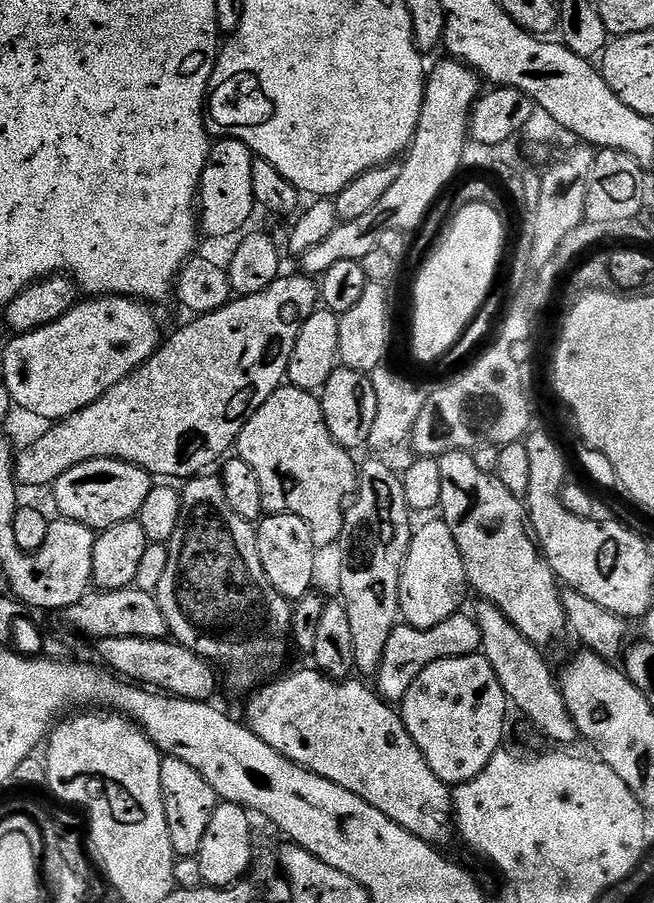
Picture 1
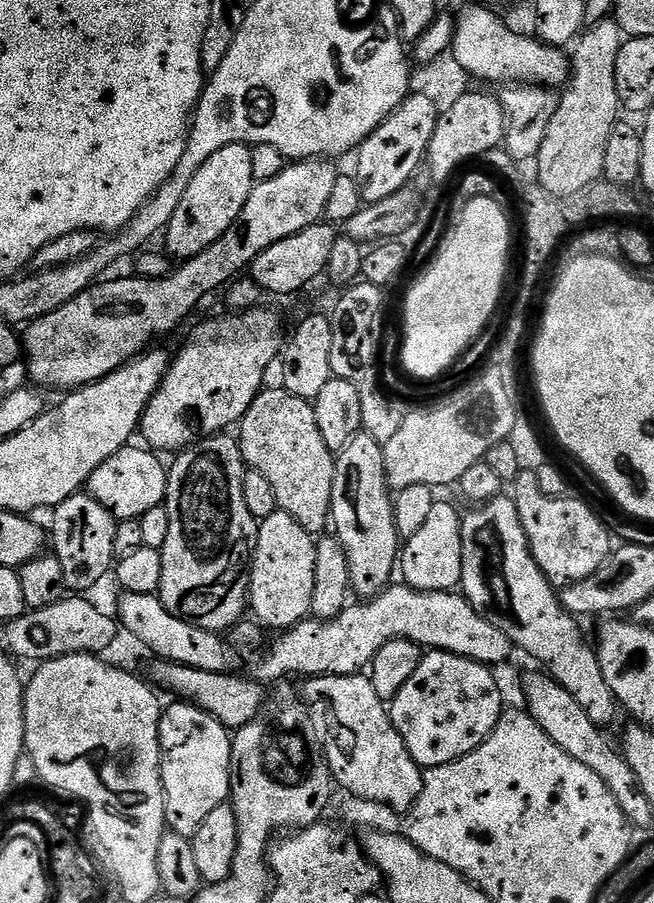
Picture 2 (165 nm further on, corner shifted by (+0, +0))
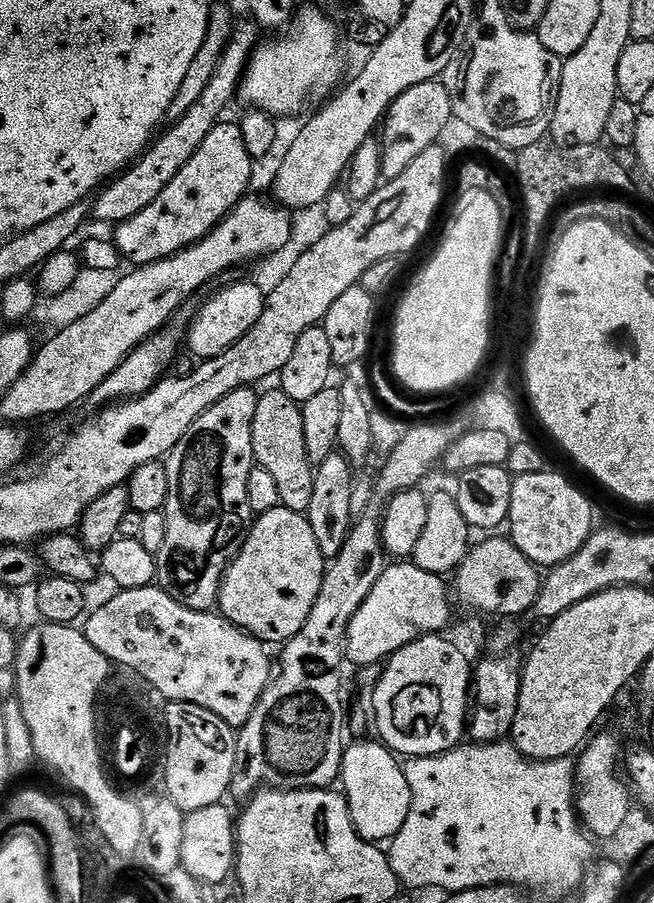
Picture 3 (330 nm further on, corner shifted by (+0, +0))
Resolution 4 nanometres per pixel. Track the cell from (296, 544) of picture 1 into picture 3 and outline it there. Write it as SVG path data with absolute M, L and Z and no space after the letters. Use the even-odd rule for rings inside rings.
M283 506L261 512L255 517L248 529L244 544L232 565L224 571L224 580L220 583L219 615L234 623L240 620L240 627L248 624L247 635L264 641L265 645L283 645L294 634L306 626L306 618L310 618L310 610L314 610L314 602L318 602L318 590L322 590L326 557L318 550L318 542L314 539L314 530L310 530L310 522L303 512L295 512Z

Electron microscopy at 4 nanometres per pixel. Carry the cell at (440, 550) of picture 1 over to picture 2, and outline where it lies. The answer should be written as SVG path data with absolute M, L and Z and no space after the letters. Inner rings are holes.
M444 498L437 499L430 509L426 523L418 529L418 534L403 541L398 557L398 572L403 583L419 592L451 592L460 588L462 578L462 522L461 509L447 504Z

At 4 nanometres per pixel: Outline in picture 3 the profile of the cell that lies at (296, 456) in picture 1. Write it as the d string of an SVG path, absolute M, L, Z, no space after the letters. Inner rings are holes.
M279 390L261 395L254 410L254 426L252 427L252 459L259 467L265 468L276 479L278 498L281 505L295 512L307 513L310 498L314 495L314 478L316 470L306 454L306 433L302 430L301 405Z

